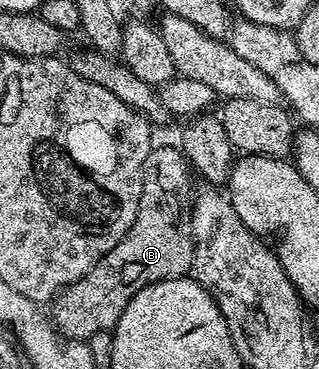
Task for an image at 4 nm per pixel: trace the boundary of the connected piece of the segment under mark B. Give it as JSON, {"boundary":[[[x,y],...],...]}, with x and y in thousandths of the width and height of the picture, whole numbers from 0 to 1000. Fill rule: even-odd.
{"boundary":[[[480,398],[451,442],[439,556],[408,623],[257,756],[160,816],[157,864],[204,921],[273,927],[295,905],[351,900],[370,862],[382,862],[382,840],[395,840],[433,786],[483,764],[555,759],[602,737],[608,496],[599,485],[596,447],[561,398]]]}

